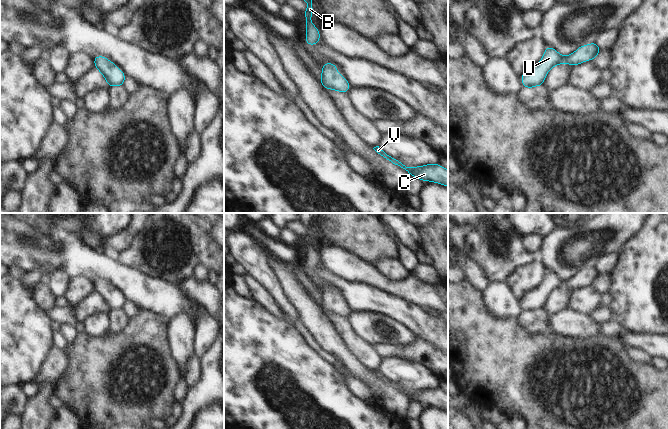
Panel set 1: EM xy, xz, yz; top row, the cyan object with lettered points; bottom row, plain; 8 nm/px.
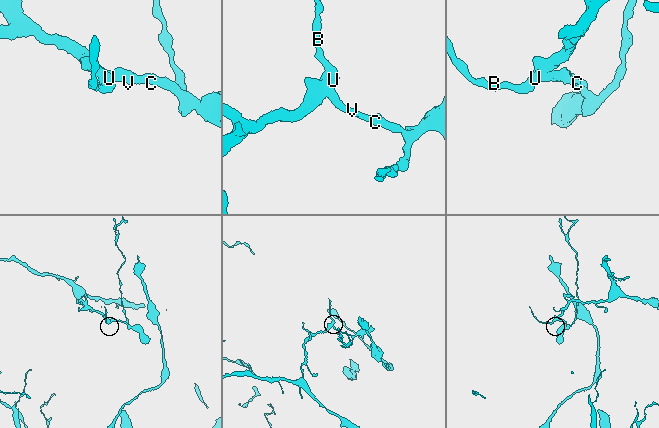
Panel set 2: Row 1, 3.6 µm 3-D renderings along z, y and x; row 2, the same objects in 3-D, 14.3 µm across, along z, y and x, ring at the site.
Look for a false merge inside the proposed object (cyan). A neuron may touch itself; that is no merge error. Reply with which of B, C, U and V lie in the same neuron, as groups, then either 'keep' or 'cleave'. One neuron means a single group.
B C U V; keep

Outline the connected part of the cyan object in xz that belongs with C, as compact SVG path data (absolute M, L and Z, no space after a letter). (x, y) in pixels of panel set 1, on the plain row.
M376 370L373 372L378 378L391 385L393 388L405 393L409 399L416 400L422 405L432 405L448 411L448 394L439 388L427 388L420 391L406 391L398 384L387 379L383 374Z

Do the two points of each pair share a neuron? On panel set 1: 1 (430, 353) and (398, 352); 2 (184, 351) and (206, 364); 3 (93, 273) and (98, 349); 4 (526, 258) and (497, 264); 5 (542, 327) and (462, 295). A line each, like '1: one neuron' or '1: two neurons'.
1: one neuron
2: two neurons
3: two neurons
4: one neuron
5: two neurons

